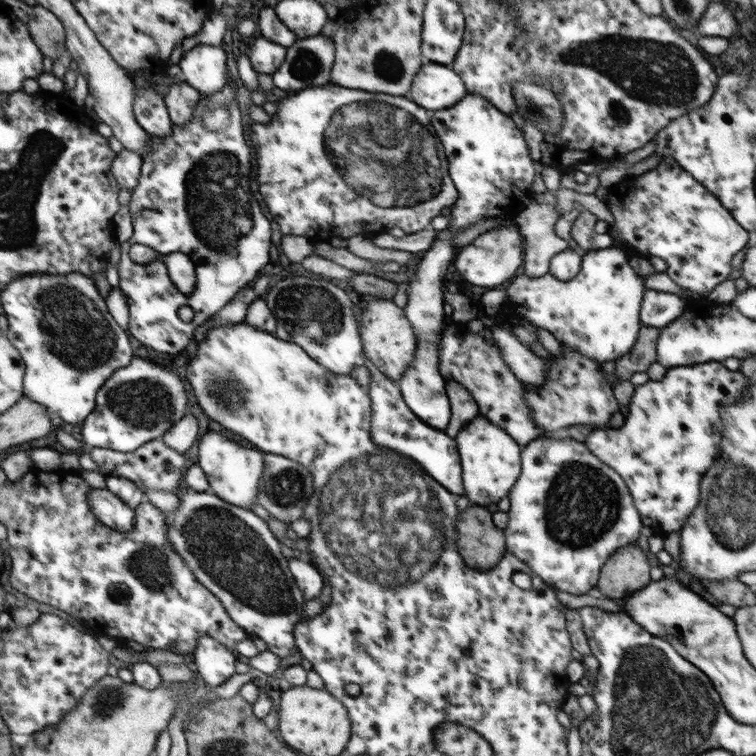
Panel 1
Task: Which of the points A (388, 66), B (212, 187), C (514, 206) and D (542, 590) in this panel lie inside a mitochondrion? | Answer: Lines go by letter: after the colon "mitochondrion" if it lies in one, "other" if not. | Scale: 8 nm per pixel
A: mitochondrion
B: mitochondrion
C: other
D: other

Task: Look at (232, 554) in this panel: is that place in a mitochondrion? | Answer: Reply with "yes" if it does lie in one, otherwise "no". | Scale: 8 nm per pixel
yes

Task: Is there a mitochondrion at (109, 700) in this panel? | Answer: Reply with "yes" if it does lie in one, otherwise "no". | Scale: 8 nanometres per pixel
yes

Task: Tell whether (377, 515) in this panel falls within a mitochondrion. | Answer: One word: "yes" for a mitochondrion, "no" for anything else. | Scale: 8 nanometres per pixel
yes

